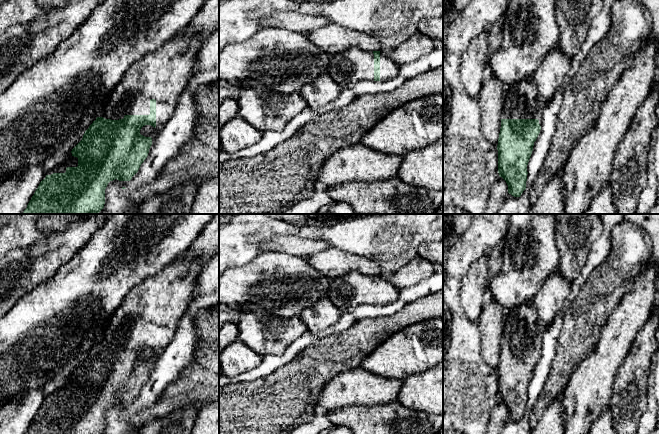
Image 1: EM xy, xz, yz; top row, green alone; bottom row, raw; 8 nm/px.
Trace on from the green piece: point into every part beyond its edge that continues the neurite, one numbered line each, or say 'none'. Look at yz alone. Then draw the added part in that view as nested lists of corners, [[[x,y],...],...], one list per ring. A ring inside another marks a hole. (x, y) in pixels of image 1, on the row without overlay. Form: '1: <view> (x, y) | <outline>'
1: yz (521, 326) | [[[533,300],[507,312],[505,325],[502,330],[501,343],[538,343],[539,348],[541,348],[542,328],[538,324],[537,309]]]

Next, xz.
1: xz (388, 292) | [[[380,275],[380,305],[389,304],[398,298],[399,289],[386,276]]]

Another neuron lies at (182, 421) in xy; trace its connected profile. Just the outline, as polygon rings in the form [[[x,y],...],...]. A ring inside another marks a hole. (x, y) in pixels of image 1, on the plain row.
[[[193,407],[176,410],[140,425],[139,434],[192,434],[197,414]]]

